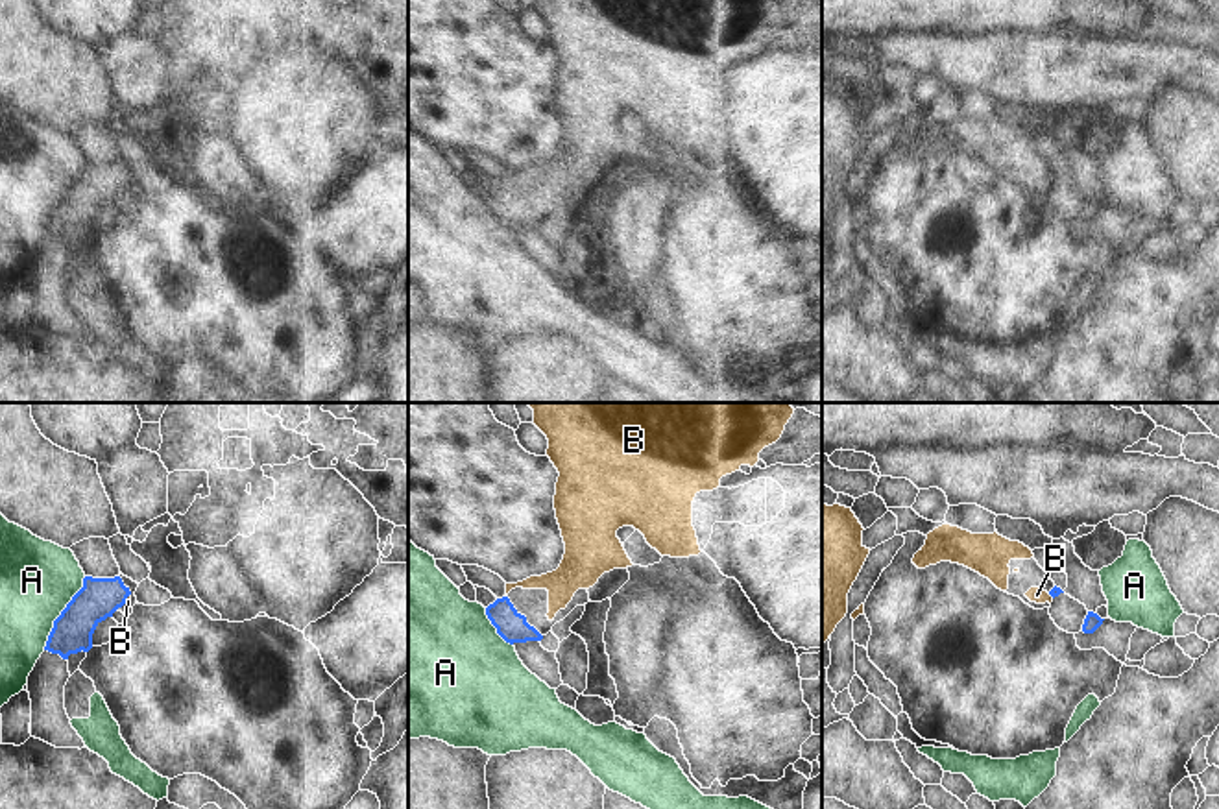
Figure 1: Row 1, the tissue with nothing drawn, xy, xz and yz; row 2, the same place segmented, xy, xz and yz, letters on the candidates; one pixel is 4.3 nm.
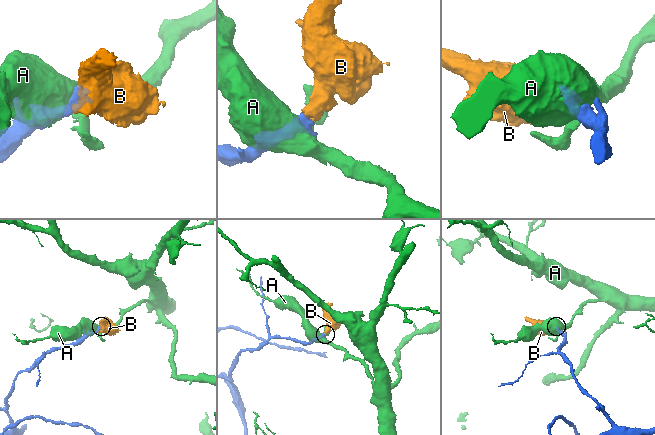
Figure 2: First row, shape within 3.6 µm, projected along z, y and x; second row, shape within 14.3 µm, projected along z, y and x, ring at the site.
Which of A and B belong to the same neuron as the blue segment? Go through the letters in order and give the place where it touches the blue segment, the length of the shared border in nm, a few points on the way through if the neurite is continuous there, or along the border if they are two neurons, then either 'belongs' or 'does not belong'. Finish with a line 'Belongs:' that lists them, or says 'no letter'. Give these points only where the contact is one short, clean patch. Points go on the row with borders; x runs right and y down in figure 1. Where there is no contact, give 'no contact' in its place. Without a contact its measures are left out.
A: xy (61, 614) | 380 nm | does not belong
B: xy (126, 599) | 50 nm | across xy (98, 599), (126, 599), (128, 601) | belongs
Belongs: B

